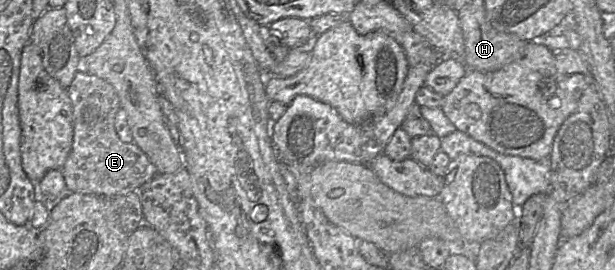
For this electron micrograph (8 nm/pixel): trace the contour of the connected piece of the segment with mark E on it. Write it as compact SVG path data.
M78 71L67 90L73 106L73 142L61 172L68 192L125 197L138 191L157 174L157 169L133 141L125 143L119 139L115 130L115 117L121 106L114 87L97 76Z

